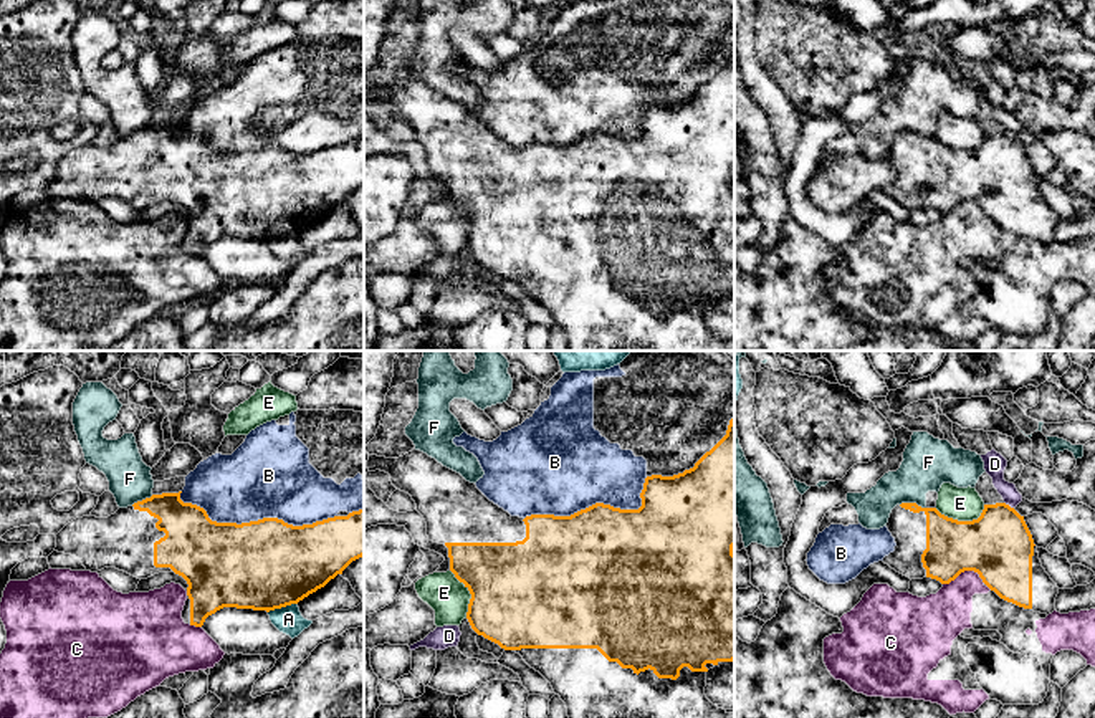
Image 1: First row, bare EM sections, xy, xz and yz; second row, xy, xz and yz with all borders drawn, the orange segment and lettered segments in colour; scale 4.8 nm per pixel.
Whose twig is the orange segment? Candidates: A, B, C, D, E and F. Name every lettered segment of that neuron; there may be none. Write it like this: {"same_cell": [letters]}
{"same_cell": []}

